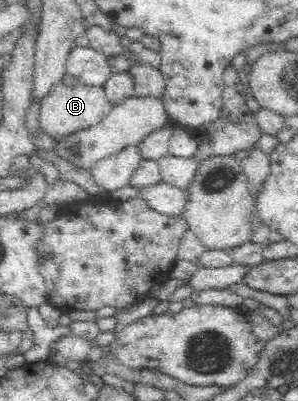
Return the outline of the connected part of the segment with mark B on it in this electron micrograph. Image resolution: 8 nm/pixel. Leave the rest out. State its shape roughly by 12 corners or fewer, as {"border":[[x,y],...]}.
{"border":[[67,74],[43,98],[39,124],[53,141],[111,113],[103,86]]}

